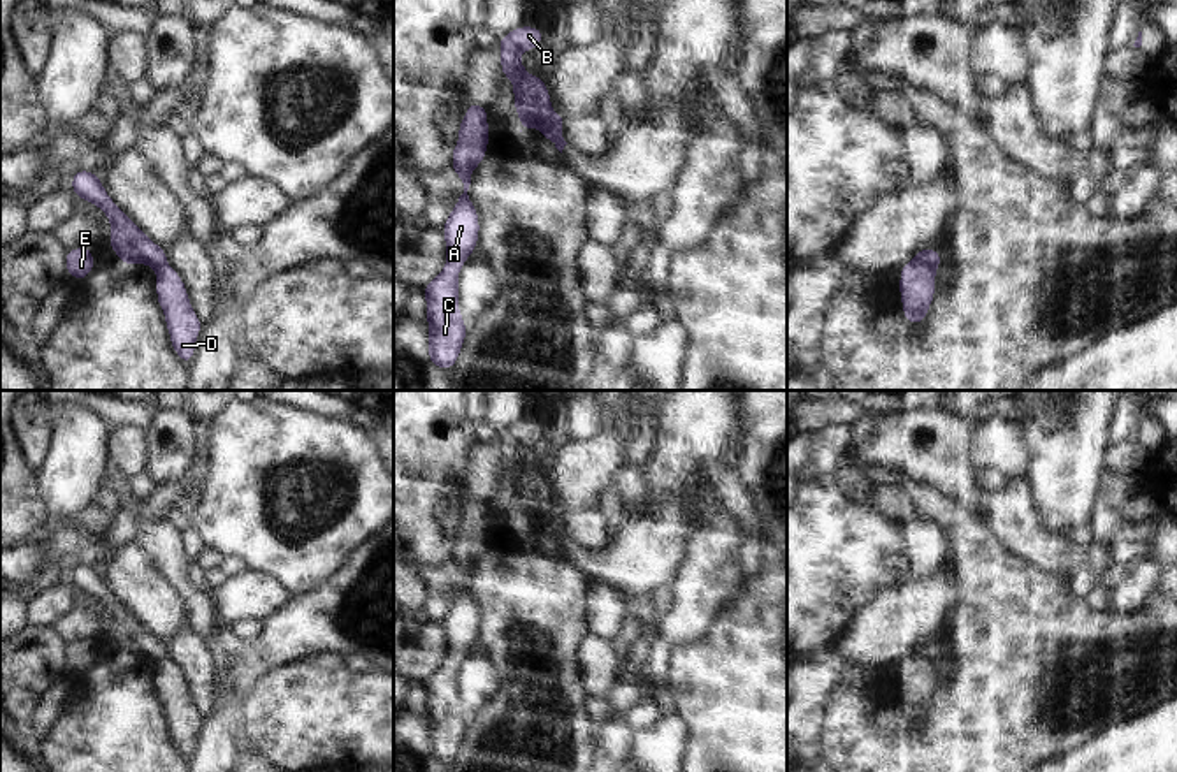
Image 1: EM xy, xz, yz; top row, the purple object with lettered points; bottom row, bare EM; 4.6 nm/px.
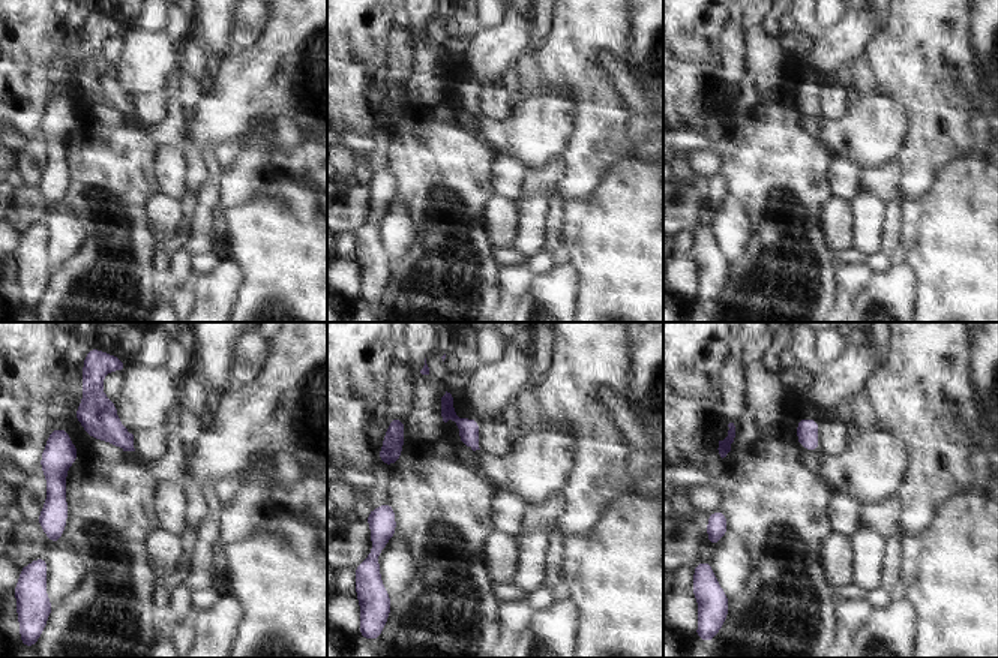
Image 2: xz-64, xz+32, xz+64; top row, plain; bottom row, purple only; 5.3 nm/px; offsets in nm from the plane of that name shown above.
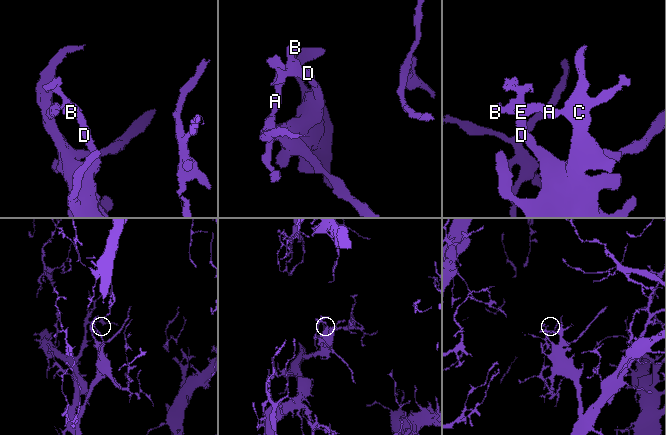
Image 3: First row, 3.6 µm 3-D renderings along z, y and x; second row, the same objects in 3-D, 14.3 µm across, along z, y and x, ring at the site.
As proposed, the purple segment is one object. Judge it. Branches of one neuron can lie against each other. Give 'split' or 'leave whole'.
split

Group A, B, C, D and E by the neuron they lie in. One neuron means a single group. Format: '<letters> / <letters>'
A C D E / B

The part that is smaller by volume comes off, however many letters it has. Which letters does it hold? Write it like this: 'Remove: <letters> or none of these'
Remove: B

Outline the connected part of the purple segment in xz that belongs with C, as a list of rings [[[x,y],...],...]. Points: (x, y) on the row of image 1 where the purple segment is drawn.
[[[469,102],[459,125],[459,141],[451,151],[451,169],[464,183],[464,193],[455,202],[441,227],[446,244],[443,271],[422,290],[427,304],[429,364],[450,369],[459,362],[467,325],[459,308],[459,271],[476,251],[480,218],[467,195],[473,171],[483,162],[488,148],[488,109]]]

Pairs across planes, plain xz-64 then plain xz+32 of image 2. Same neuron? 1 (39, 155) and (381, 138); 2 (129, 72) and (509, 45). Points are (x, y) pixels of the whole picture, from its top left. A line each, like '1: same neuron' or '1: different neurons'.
1: different neurons
2: same neuron

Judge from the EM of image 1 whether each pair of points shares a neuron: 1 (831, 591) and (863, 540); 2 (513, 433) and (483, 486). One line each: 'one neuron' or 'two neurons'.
1: one neuron
2: one neuron

